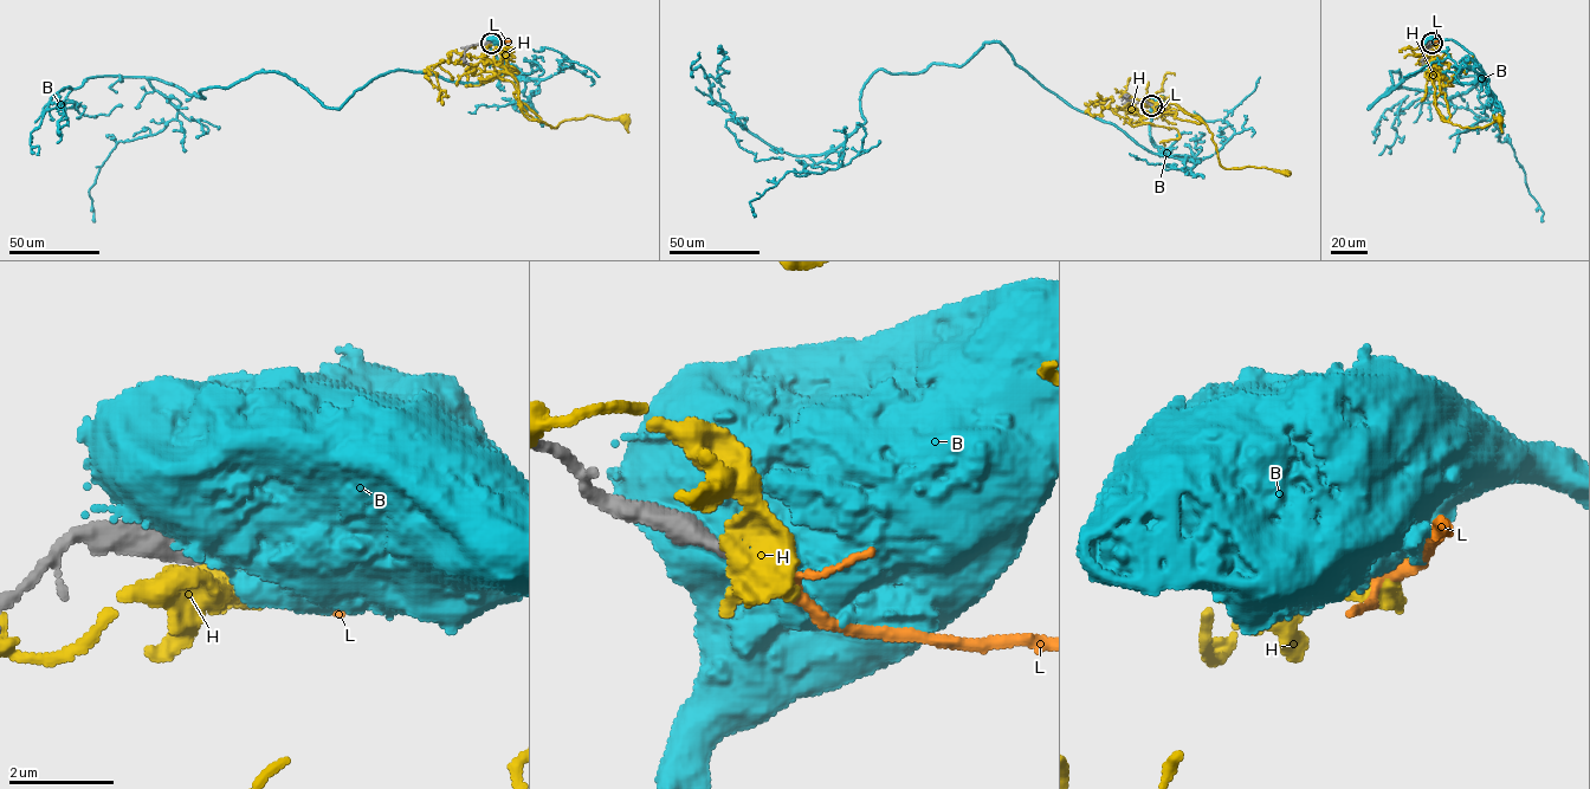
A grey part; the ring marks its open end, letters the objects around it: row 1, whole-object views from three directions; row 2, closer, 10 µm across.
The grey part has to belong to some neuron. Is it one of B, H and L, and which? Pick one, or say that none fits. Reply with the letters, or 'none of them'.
L

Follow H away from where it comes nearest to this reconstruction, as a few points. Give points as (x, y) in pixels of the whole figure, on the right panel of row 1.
H: (1432, 43), (1427, 46), (1435, 53), (1423, 55), (1440, 114), (1461, 127), (1484, 128), (1493, 115), (1500, 120)

